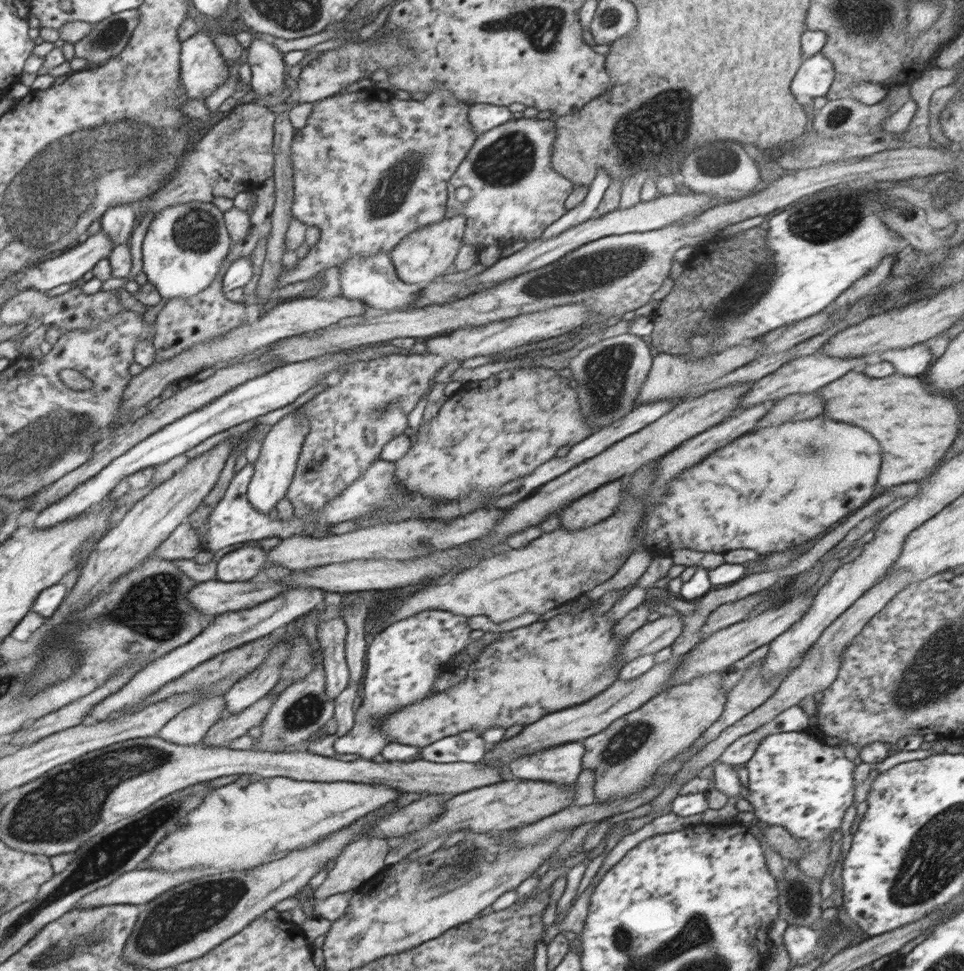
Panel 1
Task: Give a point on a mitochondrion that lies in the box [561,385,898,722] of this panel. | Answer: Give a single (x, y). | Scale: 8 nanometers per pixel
(827, 452)

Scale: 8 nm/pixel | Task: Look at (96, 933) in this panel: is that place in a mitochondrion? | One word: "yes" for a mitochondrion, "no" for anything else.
yes

